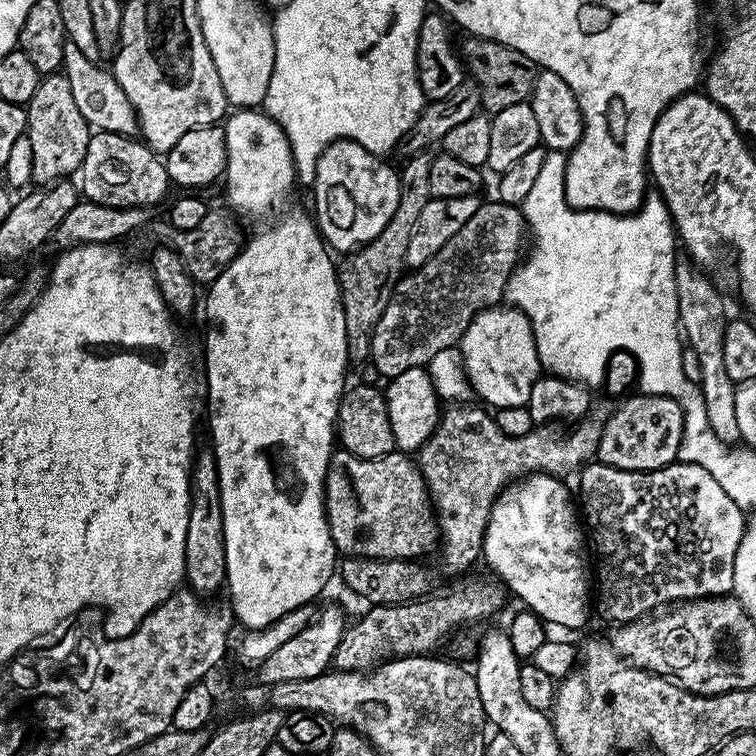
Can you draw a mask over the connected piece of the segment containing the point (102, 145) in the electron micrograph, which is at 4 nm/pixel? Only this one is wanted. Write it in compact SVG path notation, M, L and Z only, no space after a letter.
M93 131L88 138L86 158L78 173L78 188L85 201L115 208L142 208L156 203L170 189L163 159L139 139L120 133Z

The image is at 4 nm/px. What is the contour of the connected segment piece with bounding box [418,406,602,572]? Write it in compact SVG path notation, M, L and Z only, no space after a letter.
M472 406L445 407L436 432L418 449L420 473L438 505L439 519L456 519L442 528L444 556L452 572L460 572L475 562L472 547L483 549L484 527L488 525L497 498L509 482L529 474L564 478L567 472L575 473L584 468L596 456L602 427L599 419L584 418L569 427L572 428L569 432L564 426L536 426L522 438L510 438L498 430L495 419L483 407L468 407Z

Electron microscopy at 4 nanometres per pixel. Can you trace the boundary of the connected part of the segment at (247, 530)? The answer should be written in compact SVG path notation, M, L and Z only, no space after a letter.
M236 110L227 117L223 125L228 165L224 168L222 185L224 184L225 190L228 191L227 207L241 221L260 220L260 229L249 240L247 237L243 241L238 255L232 259L230 266L226 266L226 270L222 270L220 277L207 289L208 297L205 300L203 297L202 300L202 312L204 308L204 316L208 319L208 329L204 332L204 372L208 375L208 432L212 435L210 451L216 456L218 490L222 498L226 593L228 592L229 598L232 599L230 607L235 623L245 624L243 627L248 630L265 628L296 608L311 605L311 600L327 586L328 579L337 571L336 544L332 540L328 520L324 517L324 479L332 461L334 445L338 440L336 415L340 409L340 398L346 391L344 371L350 367L346 342L346 314L340 301L338 264L328 245L324 243L324 237L316 227L315 219L309 213L307 216L292 197L298 179L296 163L292 157L292 143L288 140L287 131L283 127L279 128L267 115L271 116L264 110Z

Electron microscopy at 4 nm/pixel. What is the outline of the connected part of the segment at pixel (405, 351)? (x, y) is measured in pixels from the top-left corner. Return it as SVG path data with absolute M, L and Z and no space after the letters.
M499 202L481 203L478 210L474 210L474 218L470 218L470 222L466 222L466 226L462 226L462 230L458 230L458 234L454 234L454 238L450 238L450 242L446 242L446 246L442 246L442 250L438 250L438 254L434 254L434 258L430 258L421 268L409 271L407 274L401 275L395 281L394 287L391 289L388 297L388 305L382 314L382 318L378 322L378 326L372 331L372 354L370 364L373 364L378 371L384 375L384 378L391 378L402 374L402 370L410 370L411 368L423 368L428 365L430 358L434 358L434 354L438 354L438 350L446 350L459 345L460 340L464 336L466 326L470 326L470 322L480 312L486 308L499 305L505 299L508 290L508 279L512 277L512 273L516 271L522 260L522 252L520 256L520 247L526 244L526 225L524 222L524 213L515 204L501 204Z

